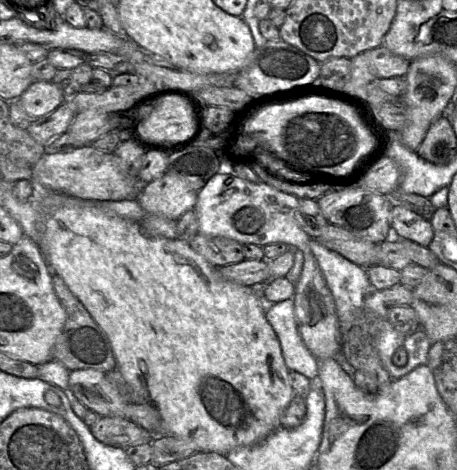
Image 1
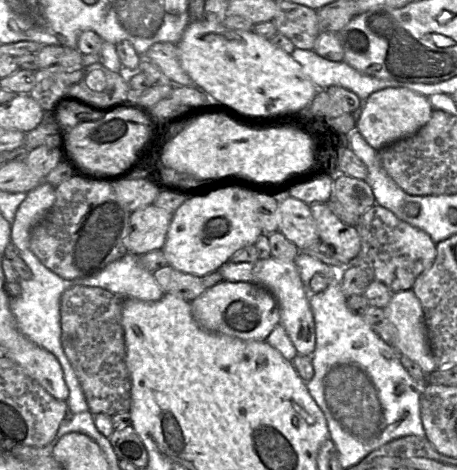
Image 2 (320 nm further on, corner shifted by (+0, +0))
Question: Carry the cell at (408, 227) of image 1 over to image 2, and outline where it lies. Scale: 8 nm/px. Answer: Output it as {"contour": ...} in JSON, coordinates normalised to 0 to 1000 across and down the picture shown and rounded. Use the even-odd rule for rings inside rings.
{"contour":[[[818,434],[779,479],[790,506],[788,536],[770,562],[794,570],[812,598],[842,604],[860,623],[902,615],[910,591],[954,549],[954,519],[928,491],[869,464],[853,447]]]}

